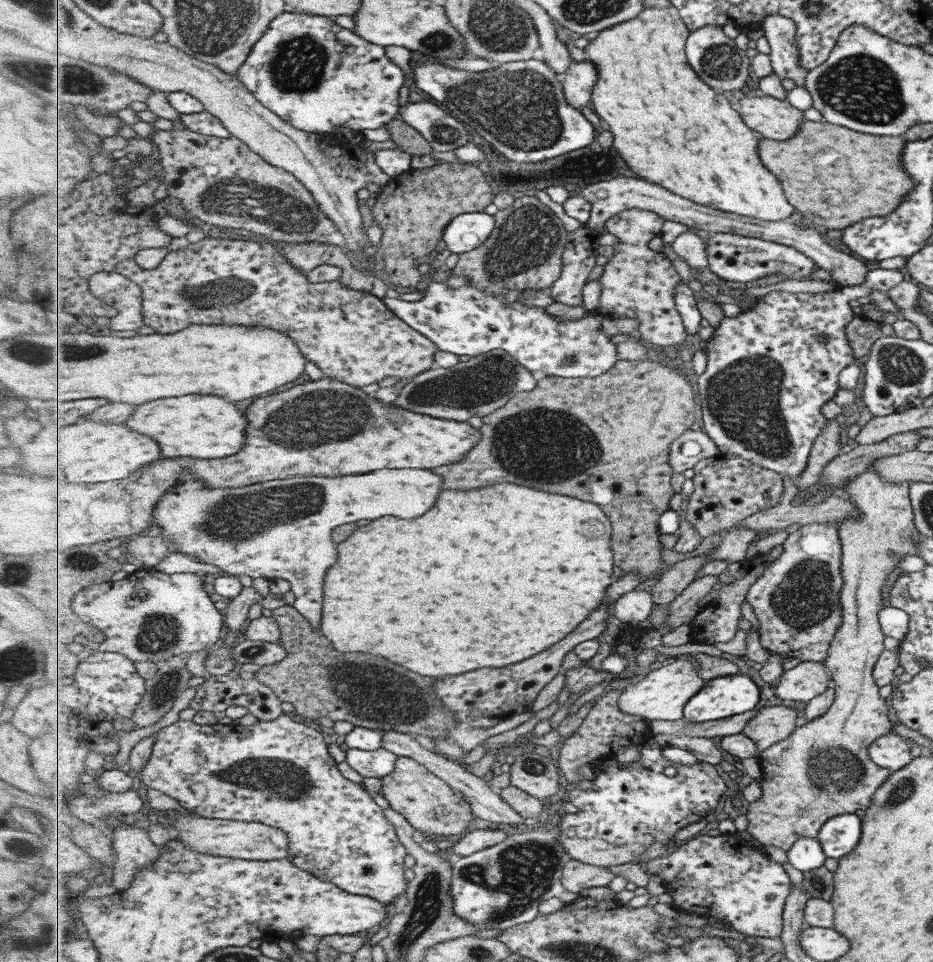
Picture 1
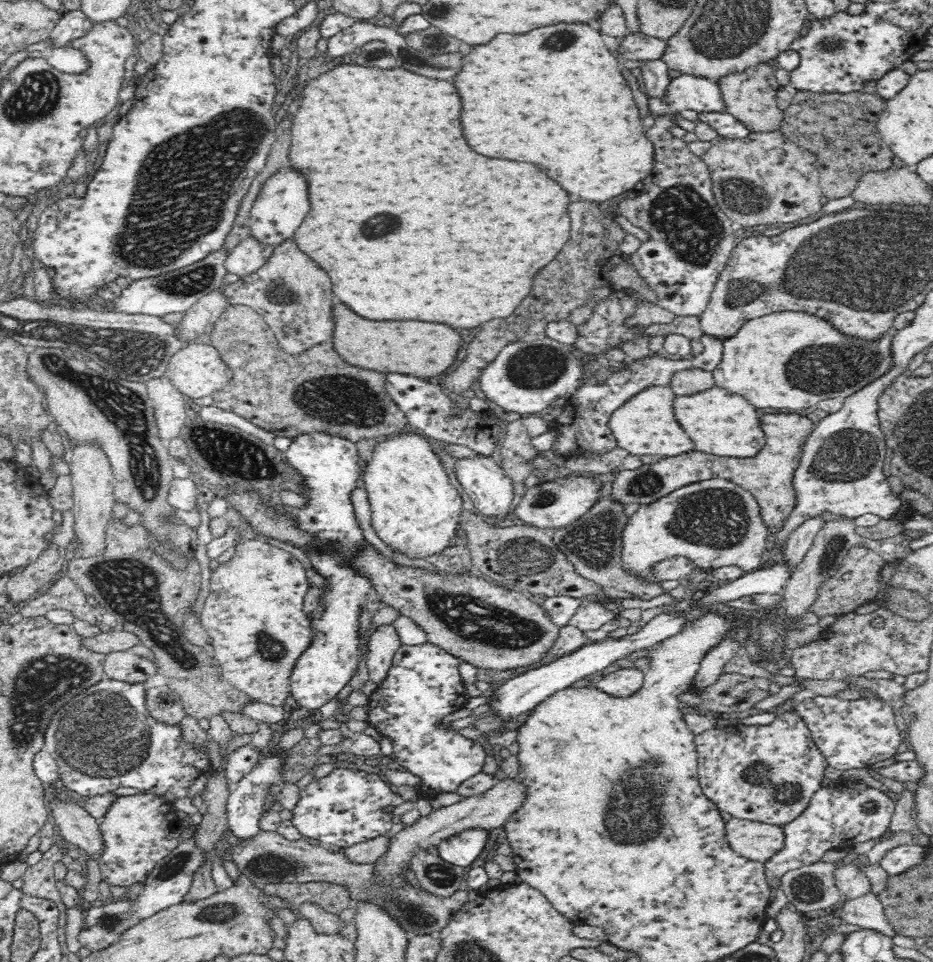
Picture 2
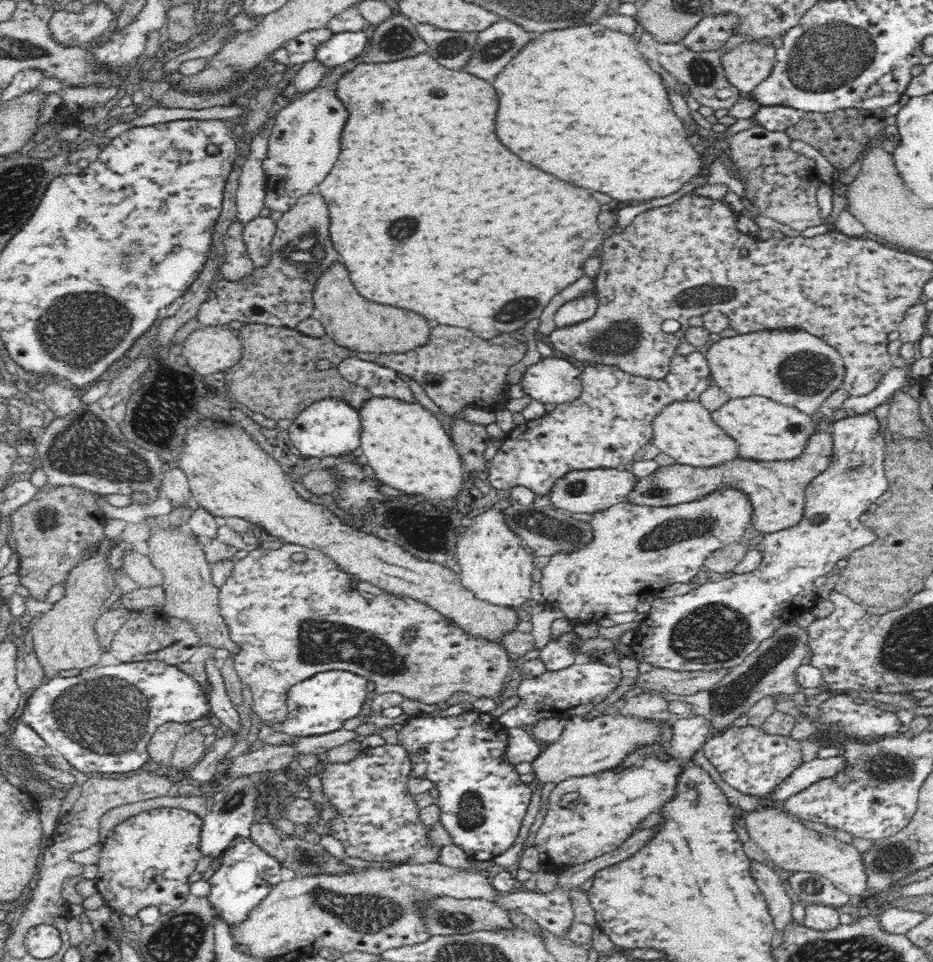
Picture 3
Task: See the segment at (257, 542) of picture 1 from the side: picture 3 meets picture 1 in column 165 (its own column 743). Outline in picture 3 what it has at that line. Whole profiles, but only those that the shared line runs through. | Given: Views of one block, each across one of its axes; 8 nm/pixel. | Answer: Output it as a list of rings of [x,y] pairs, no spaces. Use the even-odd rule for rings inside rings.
[[[730,488],[713,492],[711,495],[705,496],[699,501],[675,504],[674,506],[661,505],[660,507],[653,507],[644,506],[642,504],[632,504],[628,501],[616,503],[606,510],[594,513],[592,520],[586,522],[588,523],[588,527],[592,529],[592,540],[588,540],[589,544],[581,545],[572,551],[559,551],[550,556],[548,564],[541,569],[542,578],[539,584],[541,586],[542,596],[544,596],[544,600],[546,600],[547,607],[562,610],[564,616],[574,622],[597,621],[603,617],[610,617],[611,614],[618,614],[618,612],[635,611],[638,600],[642,600],[643,596],[648,593],[656,593],[665,586],[674,584],[675,582],[689,583],[690,580],[700,572],[700,566],[706,564],[706,560],[708,556],[712,555],[712,552],[720,551],[720,548],[724,548],[724,546],[728,544],[733,544],[743,539],[746,529],[751,527],[751,514],[752,503],[748,502],[748,498],[742,496],[740,491]]]

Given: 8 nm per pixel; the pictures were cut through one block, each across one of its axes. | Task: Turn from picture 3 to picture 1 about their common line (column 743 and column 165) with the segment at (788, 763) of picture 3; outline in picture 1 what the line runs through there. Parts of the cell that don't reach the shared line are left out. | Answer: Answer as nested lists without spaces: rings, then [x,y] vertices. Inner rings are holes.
[[[291,714],[279,716],[277,720],[265,722],[258,720],[257,723],[242,726],[236,724],[214,724],[200,725],[194,721],[178,720],[166,727],[163,727],[158,732],[158,738],[153,745],[152,756],[148,761],[147,767],[141,772],[140,779],[143,787],[151,787],[161,793],[165,793],[179,802],[179,805],[193,813],[209,819],[222,820],[239,820],[244,822],[259,822],[267,824],[273,828],[279,828],[287,832],[289,837],[289,851],[291,856],[289,859],[298,867],[305,869],[314,874],[323,881],[330,881],[332,884],[338,885],[342,890],[356,895],[365,895],[383,902],[385,906],[393,909],[393,904],[399,900],[401,894],[407,894],[410,888],[410,882],[405,878],[405,856],[408,854],[406,846],[399,838],[397,829],[386,816],[386,810],[383,810],[375,800],[373,794],[367,792],[361,783],[355,784],[349,778],[345,778],[339,768],[337,762],[333,760],[333,756],[329,754],[329,748],[323,738],[324,734],[313,730],[309,726],[291,720]]]

